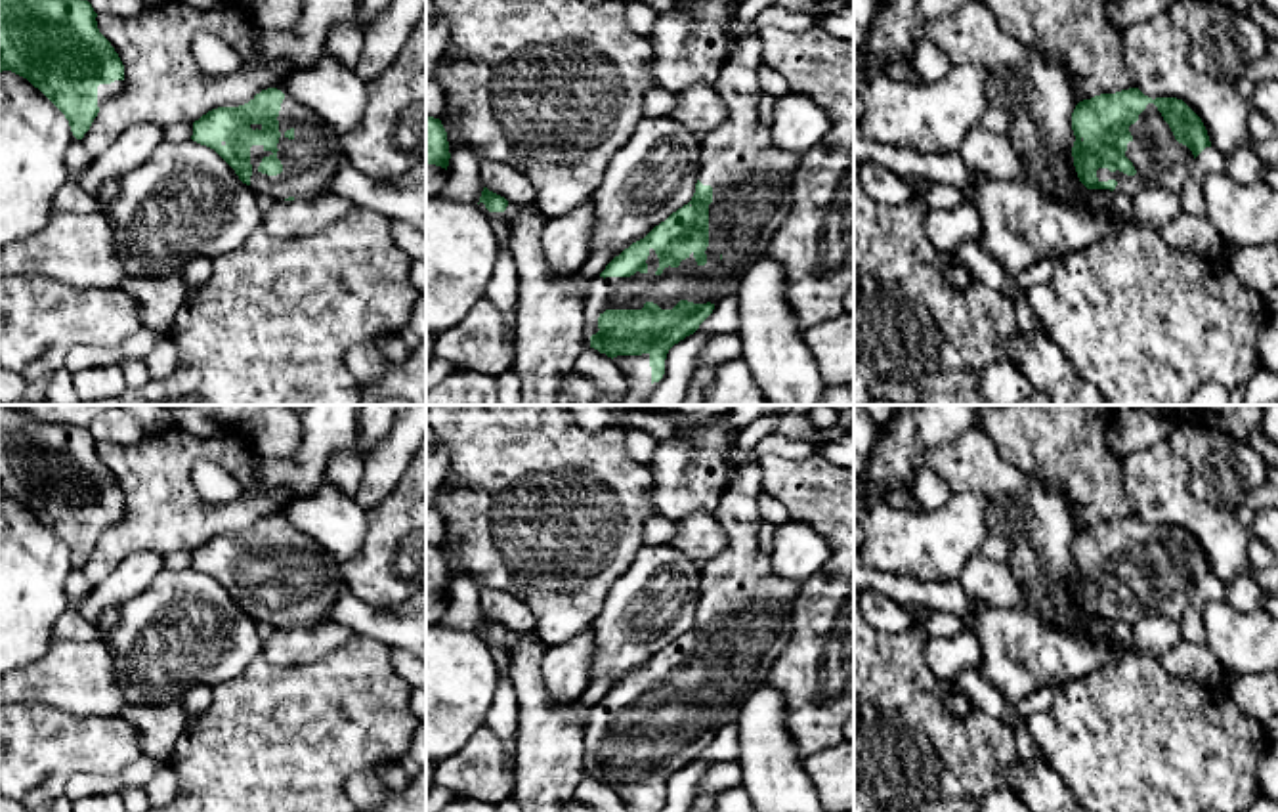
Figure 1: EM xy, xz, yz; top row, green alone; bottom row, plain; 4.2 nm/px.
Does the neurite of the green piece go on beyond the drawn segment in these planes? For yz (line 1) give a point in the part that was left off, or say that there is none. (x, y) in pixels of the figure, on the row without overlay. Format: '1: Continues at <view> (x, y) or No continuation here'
1: Continues at yz (1160, 589)

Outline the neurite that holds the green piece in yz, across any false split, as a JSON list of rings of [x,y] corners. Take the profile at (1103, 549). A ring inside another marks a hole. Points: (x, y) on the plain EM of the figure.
[[[1139,516],[1079,529],[1072,541],[1072,558],[1072,585],[1079,609],[1087,617],[1106,619],[1121,632],[1146,615],[1179,621],[1194,587],[1211,575],[1202,546],[1182,527],[1152,527]]]

